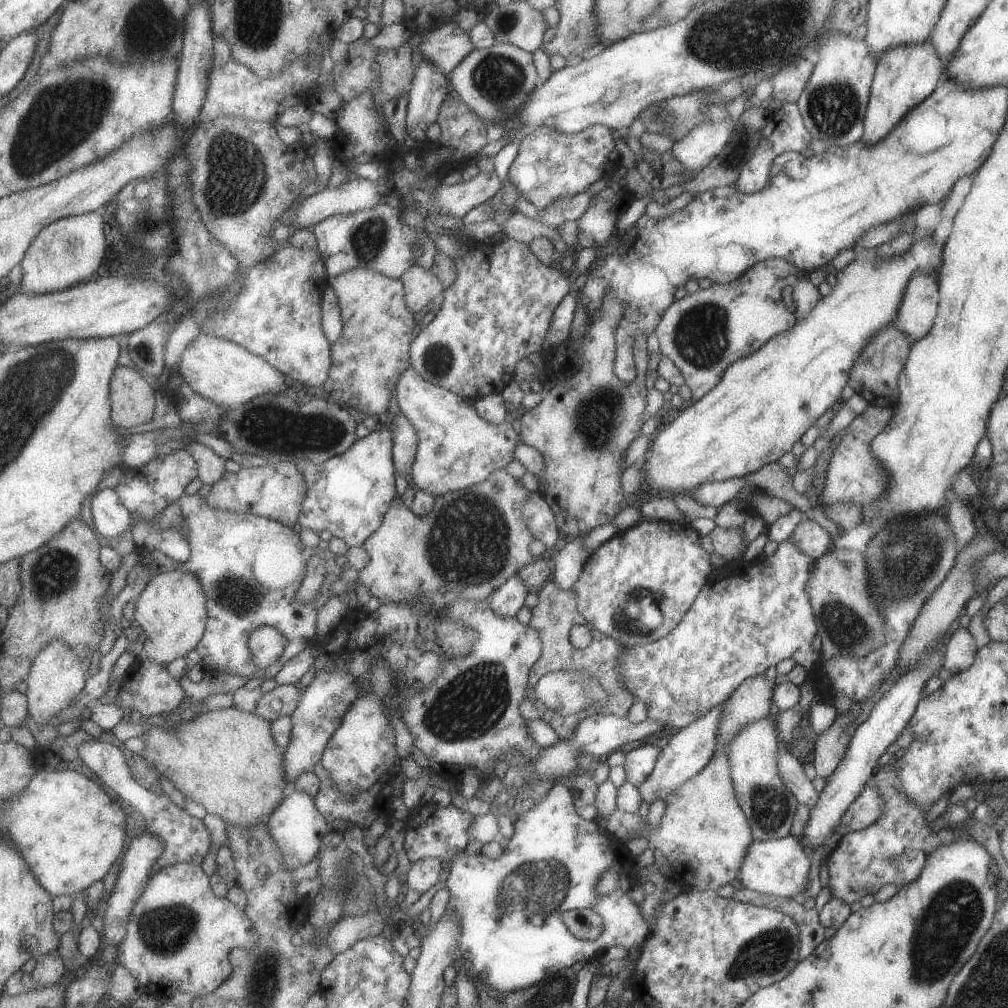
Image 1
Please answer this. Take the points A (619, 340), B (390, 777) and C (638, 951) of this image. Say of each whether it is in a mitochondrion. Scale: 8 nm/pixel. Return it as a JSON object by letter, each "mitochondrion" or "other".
{"A":"other","B":"other","C":"other"}

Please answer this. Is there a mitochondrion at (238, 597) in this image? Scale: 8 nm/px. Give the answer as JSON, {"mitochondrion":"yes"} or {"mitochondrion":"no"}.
{"mitochondrion":"yes"}

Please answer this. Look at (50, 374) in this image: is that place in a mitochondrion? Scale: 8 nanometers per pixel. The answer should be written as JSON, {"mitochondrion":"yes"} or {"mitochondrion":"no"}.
{"mitochondrion":"yes"}

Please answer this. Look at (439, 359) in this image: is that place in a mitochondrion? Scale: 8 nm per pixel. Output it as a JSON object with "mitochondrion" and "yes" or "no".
{"mitochondrion":"yes"}

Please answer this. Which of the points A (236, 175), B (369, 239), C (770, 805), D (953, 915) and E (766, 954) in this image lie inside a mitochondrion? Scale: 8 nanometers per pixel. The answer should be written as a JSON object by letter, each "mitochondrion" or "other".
{"A":"mitochondrion","B":"mitochondrion","C":"mitochondrion","D":"mitochondrion","E":"mitochondrion"}

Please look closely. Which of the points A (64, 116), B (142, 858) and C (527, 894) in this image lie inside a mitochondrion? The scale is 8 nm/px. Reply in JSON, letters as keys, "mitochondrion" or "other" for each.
{"A":"mitochondrion","B":"other","C":"mitochondrion"}

